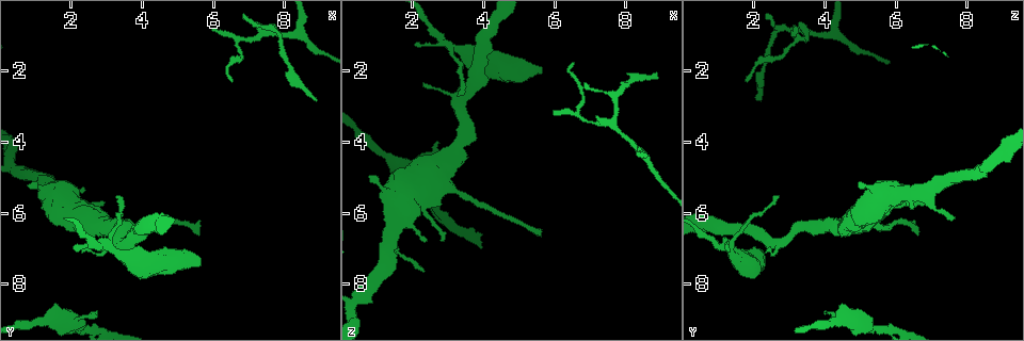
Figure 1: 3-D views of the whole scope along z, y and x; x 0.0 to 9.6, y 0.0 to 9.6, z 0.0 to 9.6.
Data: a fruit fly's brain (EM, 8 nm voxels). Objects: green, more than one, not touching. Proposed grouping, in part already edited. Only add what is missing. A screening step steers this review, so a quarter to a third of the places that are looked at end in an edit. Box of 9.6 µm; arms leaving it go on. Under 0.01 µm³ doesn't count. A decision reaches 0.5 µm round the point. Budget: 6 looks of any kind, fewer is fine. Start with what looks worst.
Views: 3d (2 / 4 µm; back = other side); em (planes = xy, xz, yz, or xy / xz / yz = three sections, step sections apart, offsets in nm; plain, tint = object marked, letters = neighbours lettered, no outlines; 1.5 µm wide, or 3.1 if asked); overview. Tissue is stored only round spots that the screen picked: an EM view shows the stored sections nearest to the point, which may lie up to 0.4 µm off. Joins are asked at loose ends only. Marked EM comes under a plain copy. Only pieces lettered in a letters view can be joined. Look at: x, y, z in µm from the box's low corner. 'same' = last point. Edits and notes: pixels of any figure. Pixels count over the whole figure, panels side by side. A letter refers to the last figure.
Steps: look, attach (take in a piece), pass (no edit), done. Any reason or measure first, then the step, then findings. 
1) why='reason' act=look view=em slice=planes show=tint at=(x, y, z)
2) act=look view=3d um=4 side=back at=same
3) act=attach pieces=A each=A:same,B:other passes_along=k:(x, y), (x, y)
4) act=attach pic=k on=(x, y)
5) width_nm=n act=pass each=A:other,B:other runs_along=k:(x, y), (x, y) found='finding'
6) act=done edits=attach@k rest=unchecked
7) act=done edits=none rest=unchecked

why='free end' act=look view=em slice=planes show=tint at=(2.75, 8.80, 4.05)

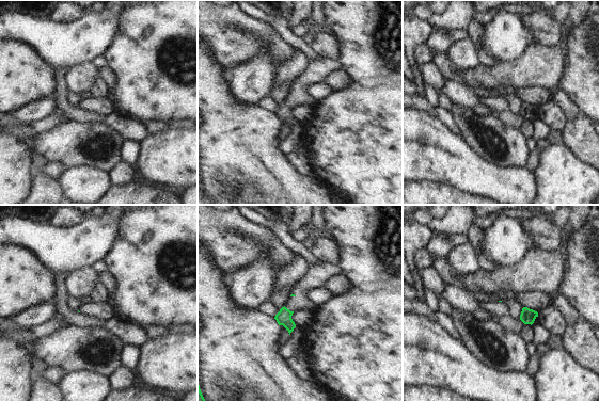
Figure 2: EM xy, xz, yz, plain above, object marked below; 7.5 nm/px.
why='what lies round it' act=look view=em slice=planes show=letters at=same

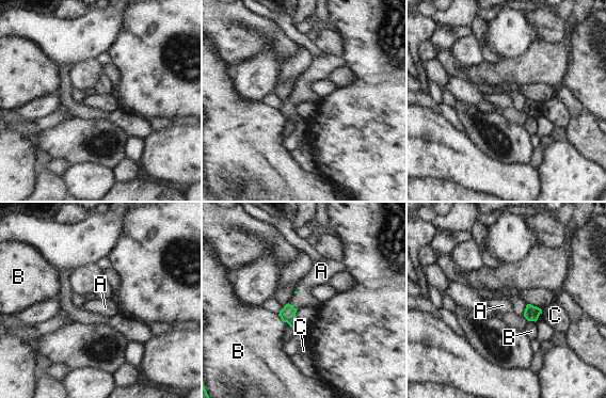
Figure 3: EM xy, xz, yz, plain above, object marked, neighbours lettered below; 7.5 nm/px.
act=attach pic=3 on=(303, 299) each=A:same,B:other,C:other passes_along=3:(287, 314), (292, 306), (303, 299) found='the neuron continues'

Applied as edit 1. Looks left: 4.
why='free end' act=look view=3d um=4 at=(0.85, 5.25, 4.90)

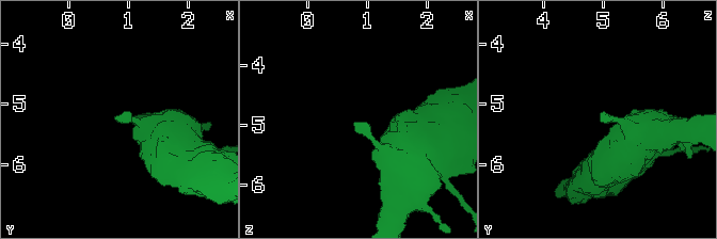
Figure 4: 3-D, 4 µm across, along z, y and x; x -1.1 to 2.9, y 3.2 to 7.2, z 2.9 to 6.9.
why='shape alone is not enough' act=look view=em slice=xy step=8 show=tint at=(0.80, 5.25, 4.95)

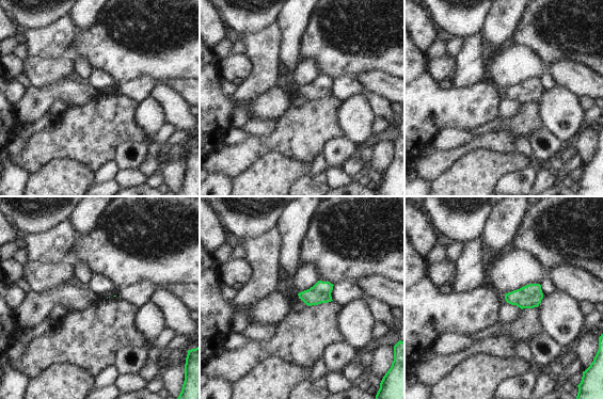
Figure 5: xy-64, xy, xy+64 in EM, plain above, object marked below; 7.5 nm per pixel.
why='cut it another way' act=look view=em slice=planes show=letters at=same

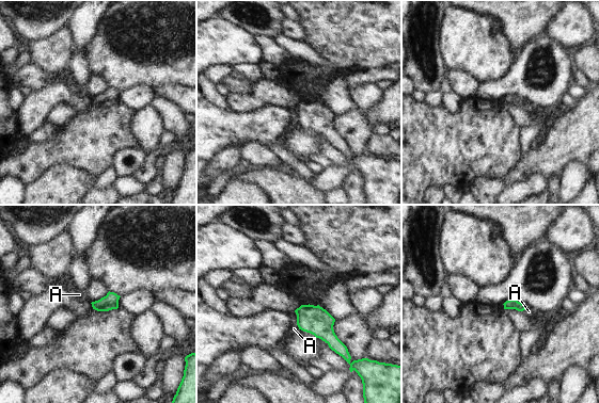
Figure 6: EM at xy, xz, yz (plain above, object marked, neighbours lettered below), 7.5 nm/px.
act=pass each=A:other border=6:(294, 311), (299, 328) found='no lettered piece goes on from it'

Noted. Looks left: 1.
act=done edits=attach@3 rest=unchecked

